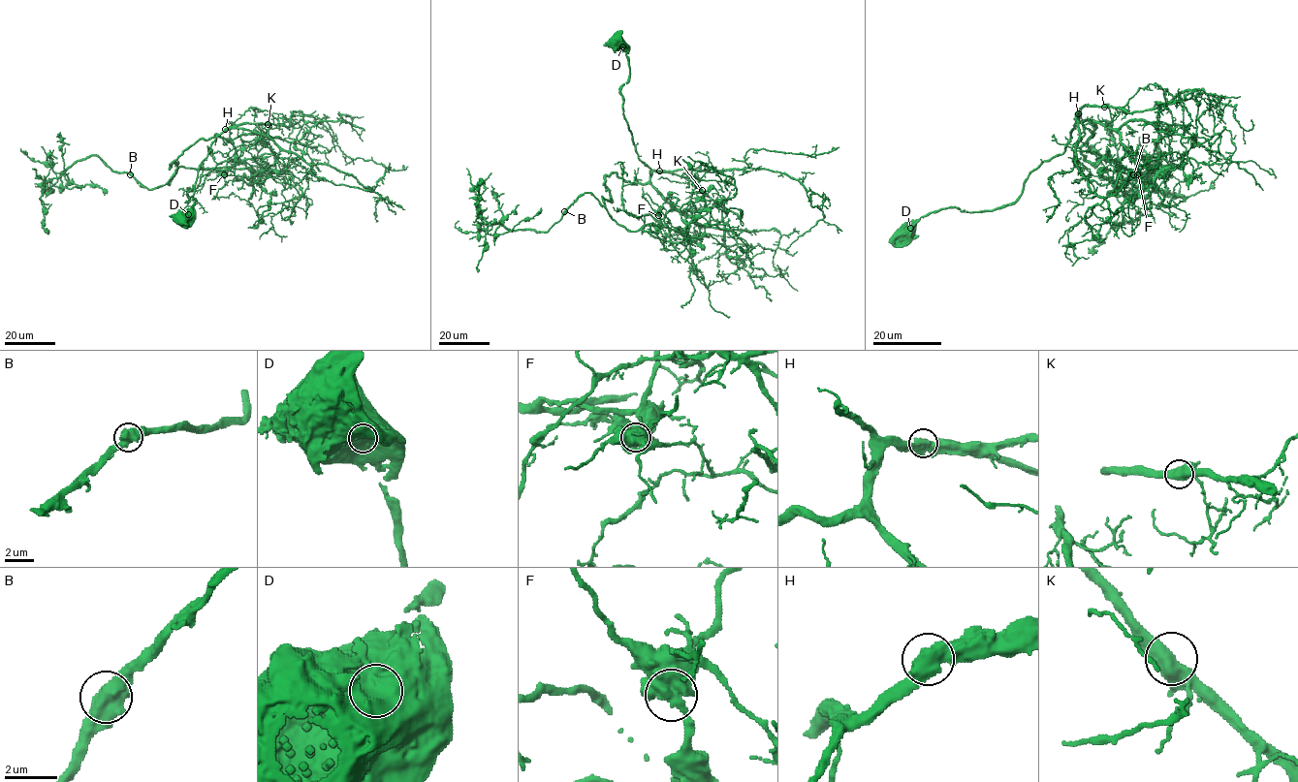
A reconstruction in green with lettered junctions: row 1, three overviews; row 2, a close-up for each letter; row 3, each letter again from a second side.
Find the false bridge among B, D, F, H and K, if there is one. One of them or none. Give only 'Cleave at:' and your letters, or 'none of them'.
Cleave at: none of them

